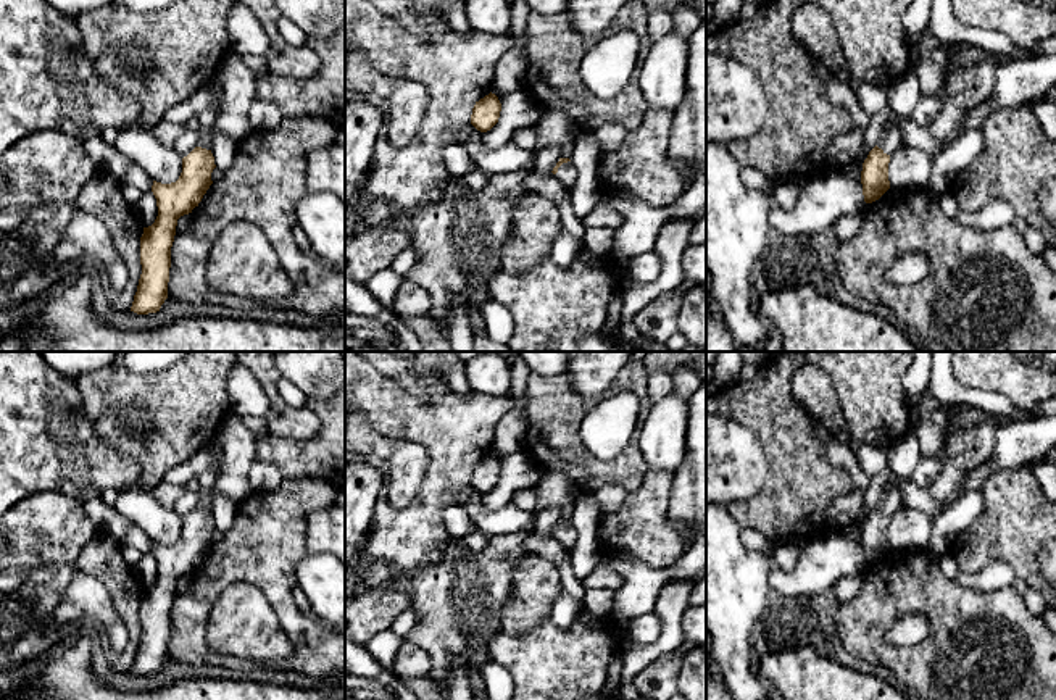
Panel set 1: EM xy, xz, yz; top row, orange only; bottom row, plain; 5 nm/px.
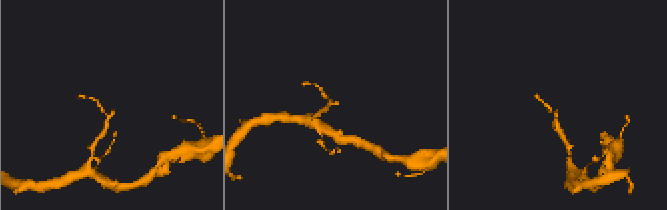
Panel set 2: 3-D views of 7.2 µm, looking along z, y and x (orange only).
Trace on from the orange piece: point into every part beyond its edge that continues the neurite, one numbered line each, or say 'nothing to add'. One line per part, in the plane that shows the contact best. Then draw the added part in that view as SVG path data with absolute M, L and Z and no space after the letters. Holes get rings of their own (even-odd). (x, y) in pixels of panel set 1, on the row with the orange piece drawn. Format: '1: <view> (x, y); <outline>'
1: xz (566, 173); M567 161L558 168L556 176L567 189L571 189L576 184L577 171L576 171L574 165L571 161Z

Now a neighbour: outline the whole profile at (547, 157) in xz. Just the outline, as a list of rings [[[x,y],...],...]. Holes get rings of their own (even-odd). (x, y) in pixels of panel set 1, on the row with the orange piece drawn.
[[[556,145],[538,147],[534,171],[542,176],[551,174],[559,158],[561,158],[561,147]]]

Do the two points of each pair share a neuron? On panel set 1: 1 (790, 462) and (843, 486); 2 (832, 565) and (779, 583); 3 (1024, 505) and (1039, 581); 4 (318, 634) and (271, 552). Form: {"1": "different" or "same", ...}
{"1": "same", "2": "same", "3": "same", "4": "same"}

